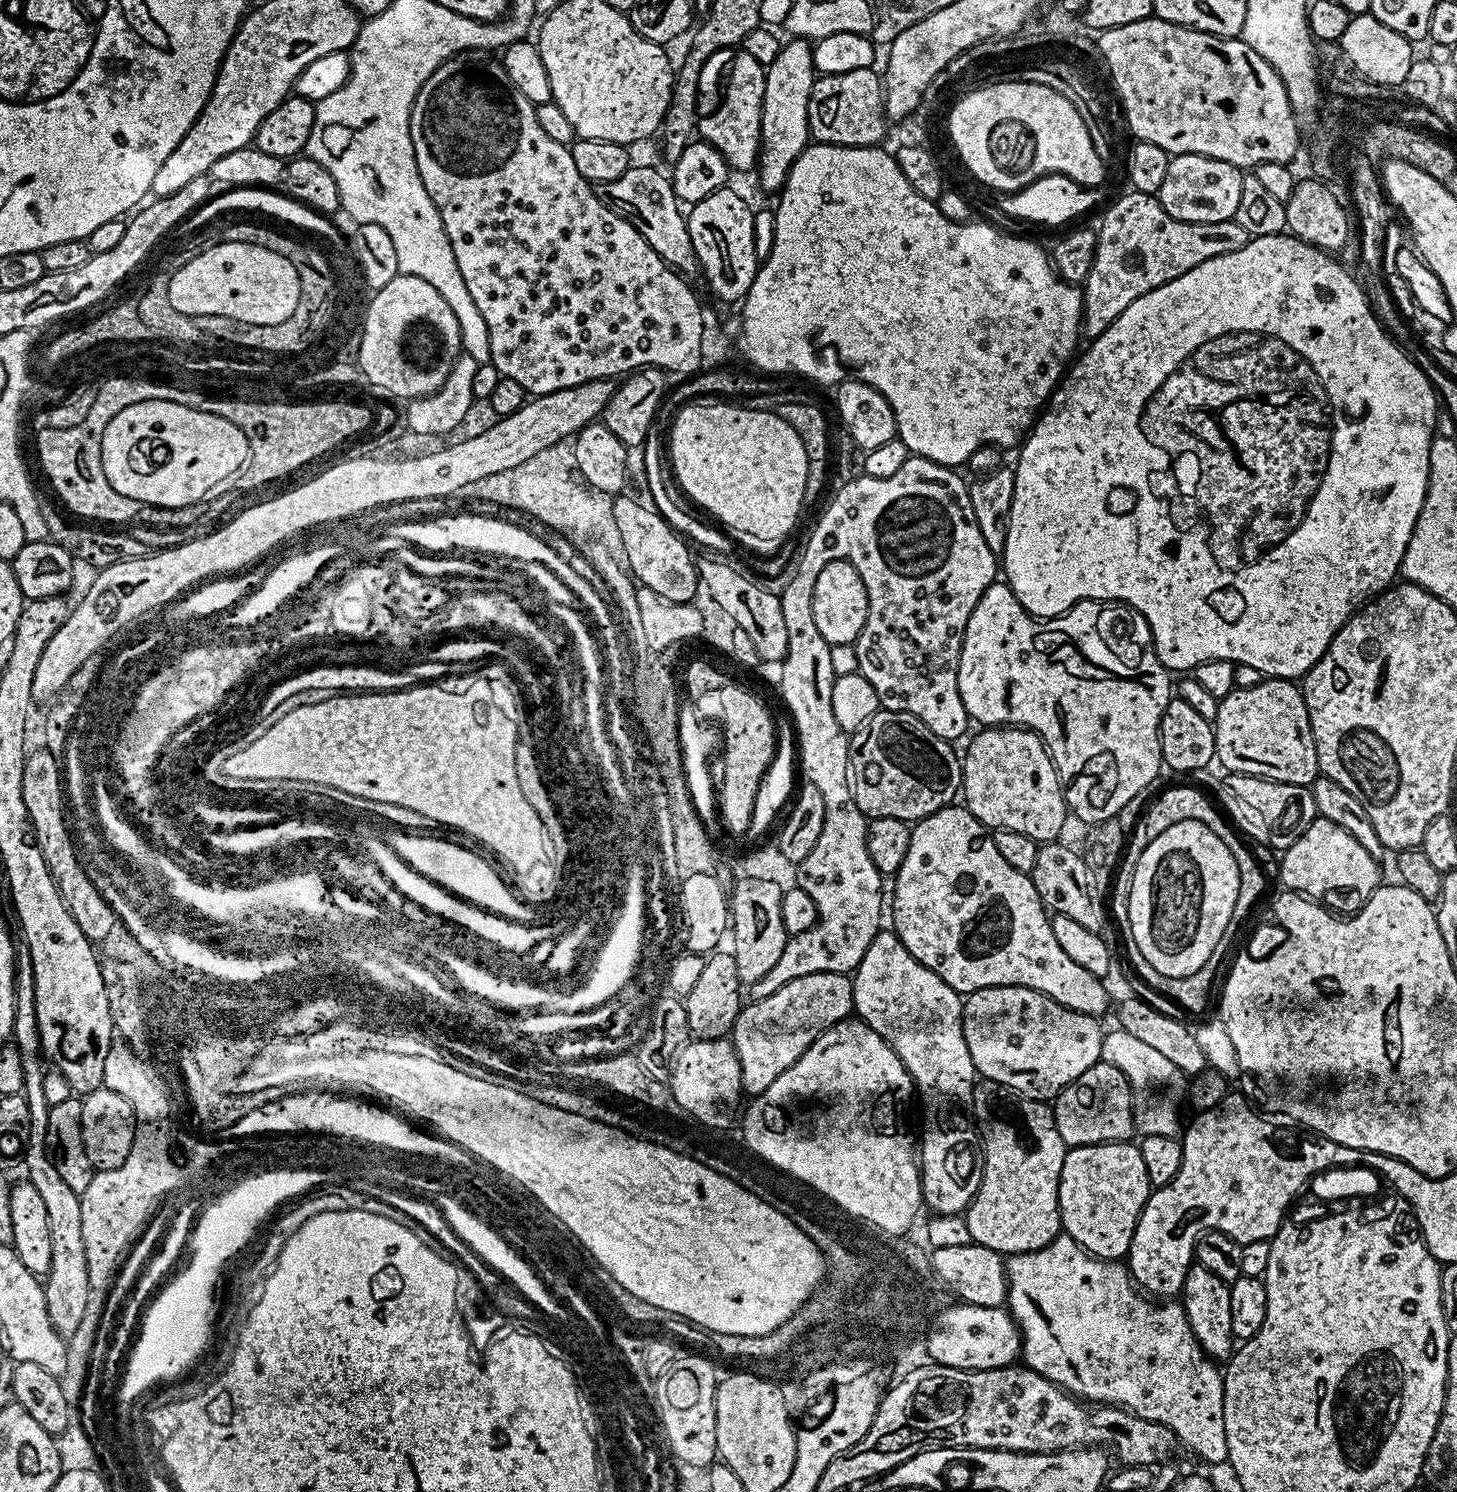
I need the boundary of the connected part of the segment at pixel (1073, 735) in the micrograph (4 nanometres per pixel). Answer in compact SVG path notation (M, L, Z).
M994 582L982 594L982 598L978 598L978 602L974 606L974 614L970 614L970 618L966 622L966 630L964 631L964 641L962 642L962 650L960 651L960 661L958 662L958 694L962 694L962 709L965 713L969 712L974 719L977 720L977 725L980 726L1015 726L1017 728L1026 728L1029 732L1035 732L1040 737L1040 741L1044 743L1047 748L1049 756L1052 757L1056 772L1060 776L1060 786L1064 790L1064 803L1068 806L1068 811L1073 817L1084 823L1084 826L1091 826L1102 822L1103 820L1111 820L1119 817L1120 811L1139 794L1143 788L1148 788L1156 780L1156 775L1162 772L1162 761L1160 758L1160 719L1164 713L1164 708L1167 706L1170 697L1174 692L1174 680L1171 680L1169 669L1165 668L1163 662L1160 660L1160 655L1156 653L1156 646L1152 638L1152 628L1148 624L1148 617L1144 613L1137 611L1135 608L1129 606L1124 602L1105 602L1102 600L1080 600L1073 608L1068 609L1067 612L1061 616L1050 616L1047 618L1037 618L1029 614L1022 602L1018 602L1018 598L1014 594L1014 590L1010 590L1010 586L1006 582Z

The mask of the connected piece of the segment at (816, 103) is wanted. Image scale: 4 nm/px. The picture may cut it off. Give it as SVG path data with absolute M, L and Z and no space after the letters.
M875 67L846 74L821 75L812 87L808 103L808 130L813 141L841 144L847 148L870 148L889 135L890 121L884 111L884 82Z

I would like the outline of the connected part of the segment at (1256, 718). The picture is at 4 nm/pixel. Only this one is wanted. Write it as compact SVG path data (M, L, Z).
M1265 678L1262 682L1258 682L1258 686L1235 687L1219 701L1214 723L1216 760L1222 767L1229 768L1227 770L1229 773L1241 772L1247 776L1257 776L1274 782L1305 786L1311 786L1316 777L1321 775L1304 693L1297 685L1295 688L1292 684L1295 683L1288 678Z

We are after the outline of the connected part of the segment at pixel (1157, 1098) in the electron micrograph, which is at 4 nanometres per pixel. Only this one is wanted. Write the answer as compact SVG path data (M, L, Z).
M1114 1028L1112 1031L1109 1029L1105 1033L1100 1057L1103 1063L1114 1064L1122 1070L1133 1089L1133 1093L1137 1095L1133 1105L1133 1127L1141 1137L1153 1136L1154 1134L1163 1137L1176 1136L1181 1131L1182 1123L1180 1124L1179 1114L1180 1104L1182 1108L1186 1092L1186 1078L1168 1058L1163 1057L1158 1050L1152 1049L1146 1042L1139 1041L1138 1038L1134 1037L1134 1034L1121 1028Z

